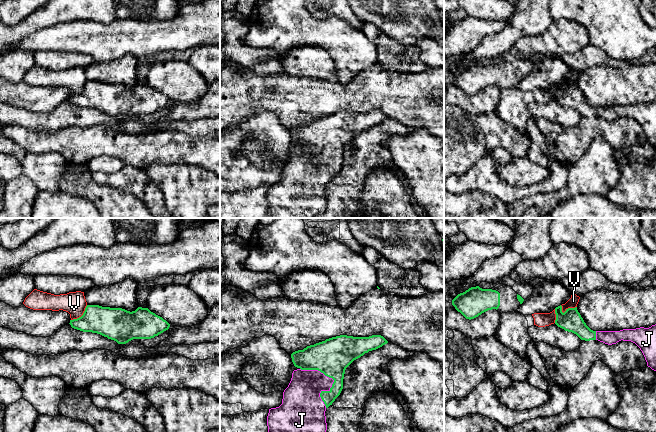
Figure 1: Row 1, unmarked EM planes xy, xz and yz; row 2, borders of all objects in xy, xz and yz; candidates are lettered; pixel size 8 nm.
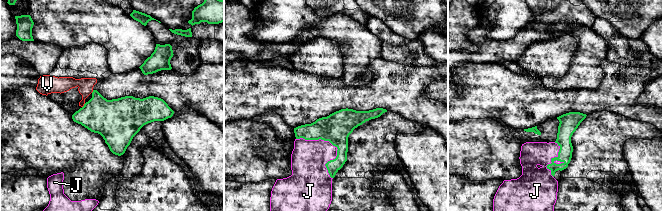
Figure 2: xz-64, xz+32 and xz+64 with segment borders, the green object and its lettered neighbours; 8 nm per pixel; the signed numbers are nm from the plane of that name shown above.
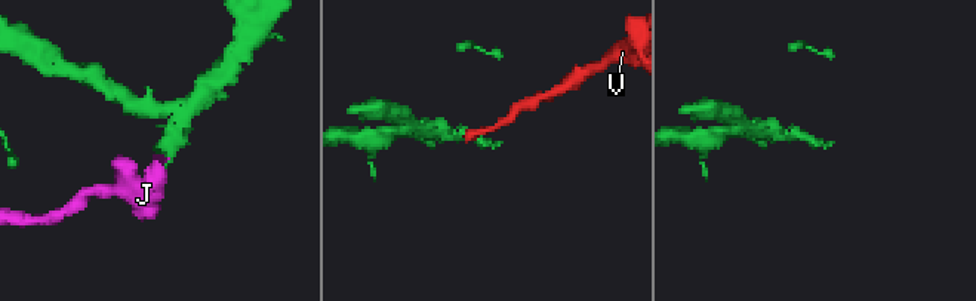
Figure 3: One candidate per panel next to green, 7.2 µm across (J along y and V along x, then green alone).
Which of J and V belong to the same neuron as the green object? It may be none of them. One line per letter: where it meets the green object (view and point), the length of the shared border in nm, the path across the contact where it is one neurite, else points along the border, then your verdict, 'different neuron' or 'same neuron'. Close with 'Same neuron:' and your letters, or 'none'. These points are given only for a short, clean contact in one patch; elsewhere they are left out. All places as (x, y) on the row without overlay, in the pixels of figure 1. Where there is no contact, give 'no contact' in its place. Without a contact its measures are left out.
J: meets green in xz at (333, 155); contact 380 nm long; runs through xz (331, 133), (333, 155), (321, 155), (304, 165); same neuron
V: meets green in yz at (566, 86); contact 140 nm long; border along yz (560, 81), (563, 88), (568, 84), (576, 82); different neuron
Same neuron: J

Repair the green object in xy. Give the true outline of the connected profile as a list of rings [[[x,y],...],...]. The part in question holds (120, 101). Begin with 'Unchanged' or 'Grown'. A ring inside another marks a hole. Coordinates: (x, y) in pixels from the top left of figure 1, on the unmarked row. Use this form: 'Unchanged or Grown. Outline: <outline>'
Unchanged. Outline: [[[87,81],[83,91],[70,96],[72,104],[100,110],[118,120],[133,115],[151,115],[168,106],[170,100],[148,84],[138,83],[135,87],[122,84]]]

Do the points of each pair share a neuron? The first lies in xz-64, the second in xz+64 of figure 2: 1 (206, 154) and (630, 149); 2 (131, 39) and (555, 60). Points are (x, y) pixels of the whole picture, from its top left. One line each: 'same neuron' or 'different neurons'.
1: same neuron
2: different neurons

